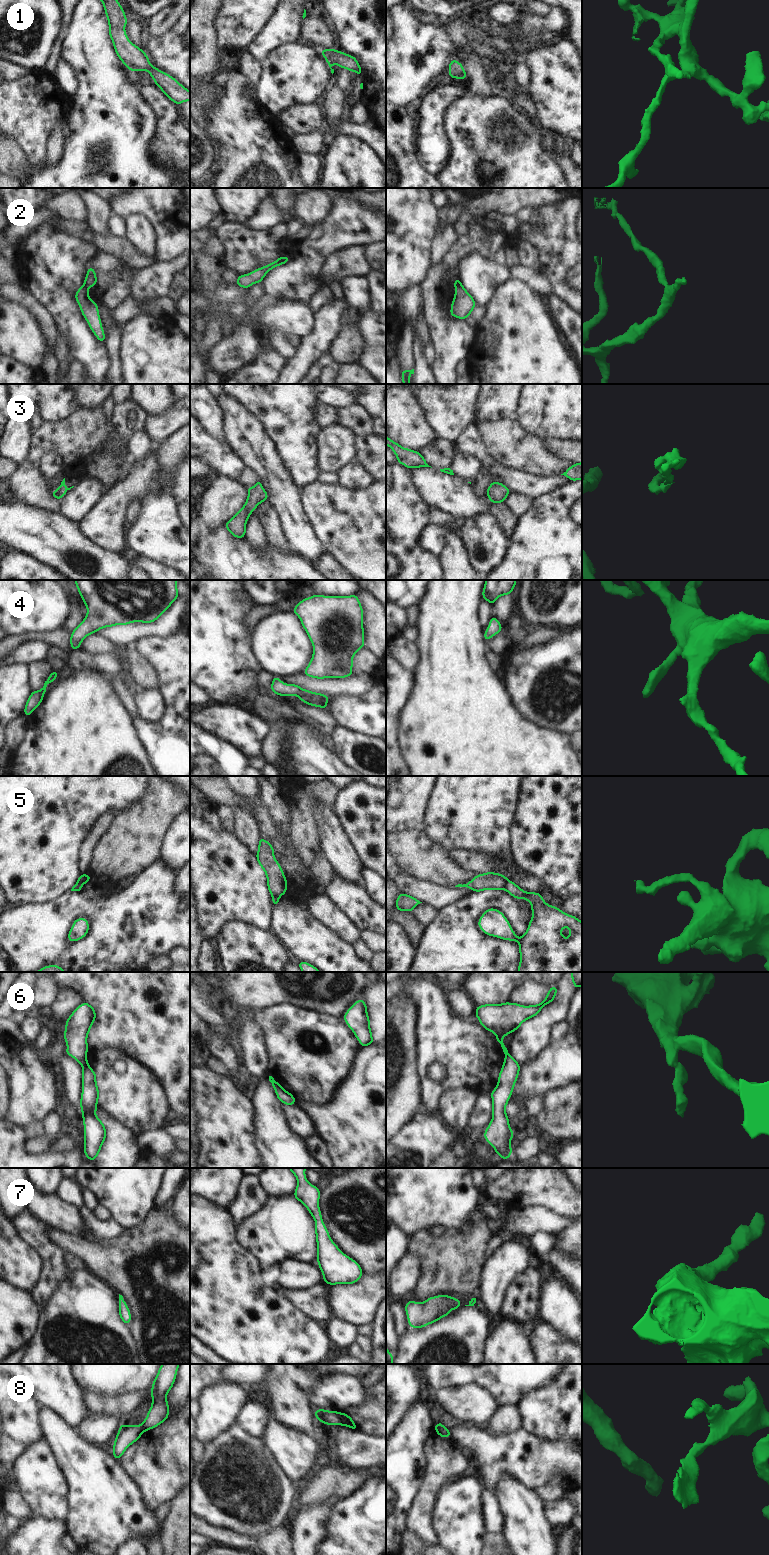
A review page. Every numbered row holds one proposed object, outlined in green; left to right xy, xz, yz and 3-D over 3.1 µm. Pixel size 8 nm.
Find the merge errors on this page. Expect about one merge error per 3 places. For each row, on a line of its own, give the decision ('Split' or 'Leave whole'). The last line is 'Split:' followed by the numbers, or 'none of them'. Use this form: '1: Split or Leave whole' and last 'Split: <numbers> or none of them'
1: Leave whole
2: Split
3: Leave whole
4: Leave whole
5: Split
6: Leave whole
7: Leave whole
8: Split
Split: 2, 5, 8

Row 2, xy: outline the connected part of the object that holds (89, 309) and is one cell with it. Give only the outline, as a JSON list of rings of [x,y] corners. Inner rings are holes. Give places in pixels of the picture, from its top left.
[[[80,287],[75,293],[75,300],[78,303],[83,317],[86,319],[91,331],[96,338],[105,343],[105,333],[101,324],[98,310],[98,303],[95,303],[88,295],[88,288]]]

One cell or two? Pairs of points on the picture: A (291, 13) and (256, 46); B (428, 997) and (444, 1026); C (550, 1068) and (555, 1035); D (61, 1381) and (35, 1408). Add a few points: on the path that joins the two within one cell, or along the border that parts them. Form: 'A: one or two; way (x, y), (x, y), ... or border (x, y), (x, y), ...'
A: one; way (282, 22), (265, 39)
B: one; way (432, 1004), (437, 1019)
C: two; border (567, 1021), (567, 1032), (552, 1042)
D: two; border (37, 1398), (42, 1406)

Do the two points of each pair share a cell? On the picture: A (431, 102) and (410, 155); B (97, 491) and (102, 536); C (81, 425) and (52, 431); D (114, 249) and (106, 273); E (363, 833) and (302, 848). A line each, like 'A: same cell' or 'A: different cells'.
A: different cells
B: different cells
C: same cell
D: different cells
E: different cells

